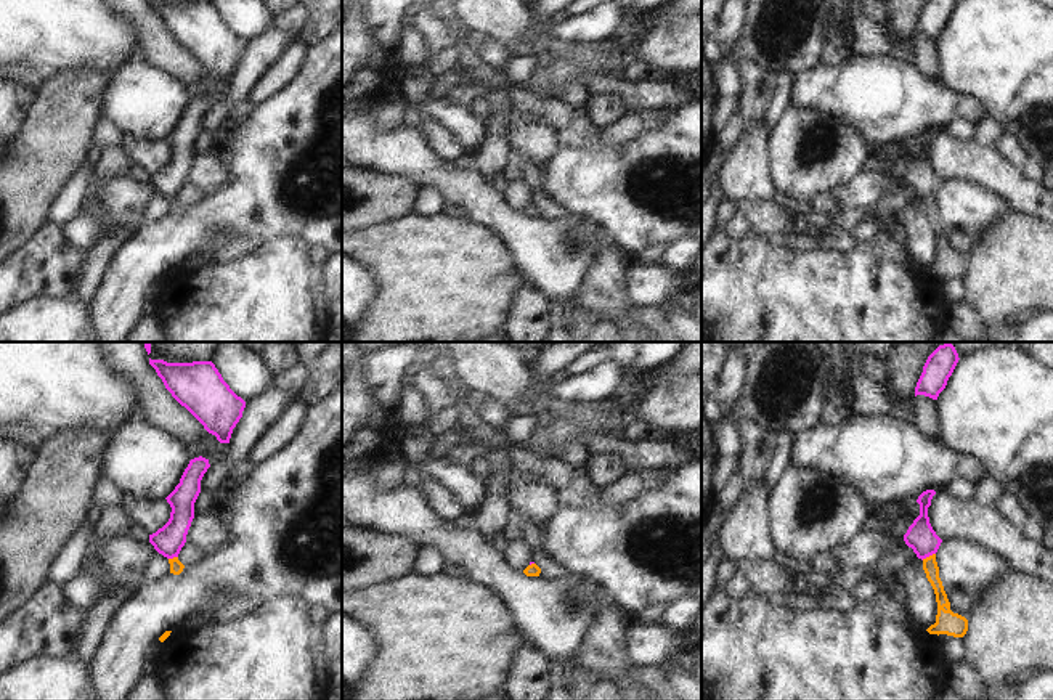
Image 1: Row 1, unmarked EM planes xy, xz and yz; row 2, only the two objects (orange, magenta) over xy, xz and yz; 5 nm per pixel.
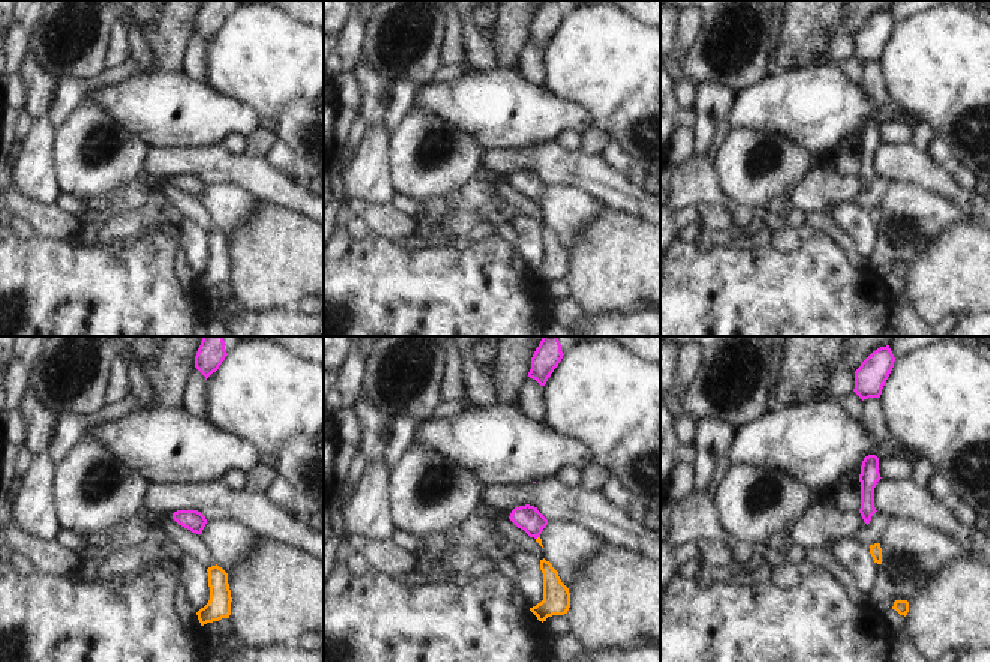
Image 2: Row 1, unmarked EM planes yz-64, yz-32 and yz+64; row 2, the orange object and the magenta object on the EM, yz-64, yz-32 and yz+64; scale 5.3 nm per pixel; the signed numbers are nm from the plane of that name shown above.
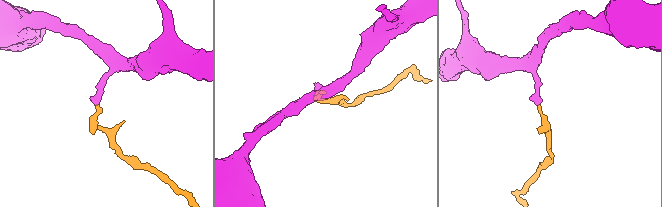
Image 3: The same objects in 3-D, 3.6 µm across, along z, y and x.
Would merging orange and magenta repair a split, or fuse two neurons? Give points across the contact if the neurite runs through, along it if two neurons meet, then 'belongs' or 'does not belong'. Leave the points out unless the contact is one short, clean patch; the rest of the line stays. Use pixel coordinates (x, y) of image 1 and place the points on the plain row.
runs through yz (930, 206), (930, 196), (920, 177); belongs

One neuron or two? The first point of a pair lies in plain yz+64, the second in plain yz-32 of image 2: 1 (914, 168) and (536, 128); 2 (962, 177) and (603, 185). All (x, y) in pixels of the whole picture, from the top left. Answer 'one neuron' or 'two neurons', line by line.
1: two neurons
2: two neurons

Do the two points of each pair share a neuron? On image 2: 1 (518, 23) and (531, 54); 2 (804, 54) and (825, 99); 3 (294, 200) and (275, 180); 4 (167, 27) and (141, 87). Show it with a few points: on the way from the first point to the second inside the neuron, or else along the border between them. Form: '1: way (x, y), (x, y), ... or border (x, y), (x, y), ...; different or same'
1: border (528, 41), (518, 60); different
2: border (824, 63), (786, 72); different
3: way (290, 195), (279, 185); same
4: border (158, 66), (167, 71), (182, 71); different

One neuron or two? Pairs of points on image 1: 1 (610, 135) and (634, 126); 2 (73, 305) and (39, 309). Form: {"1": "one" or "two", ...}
{"1": "one", "2": "one"}

